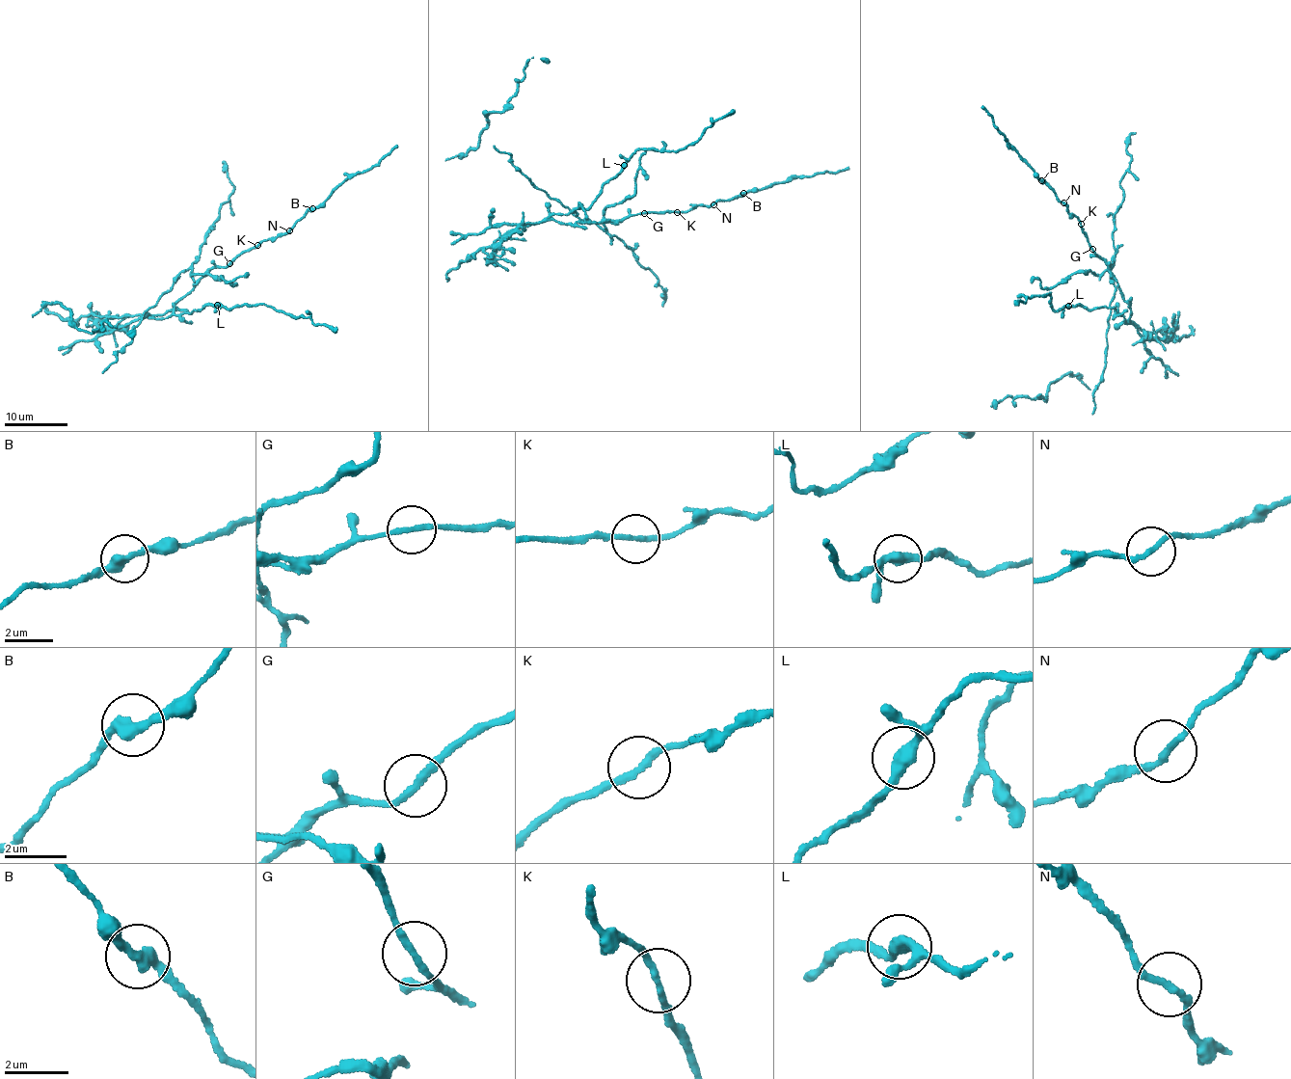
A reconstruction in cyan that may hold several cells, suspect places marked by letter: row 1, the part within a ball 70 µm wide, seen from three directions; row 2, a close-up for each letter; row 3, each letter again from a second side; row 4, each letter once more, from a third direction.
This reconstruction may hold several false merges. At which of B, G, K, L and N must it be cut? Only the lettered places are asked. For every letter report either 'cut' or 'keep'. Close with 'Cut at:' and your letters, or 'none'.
B: keep
G: cut
K: keep
L: cut
N: keep
Cut at: G, L

